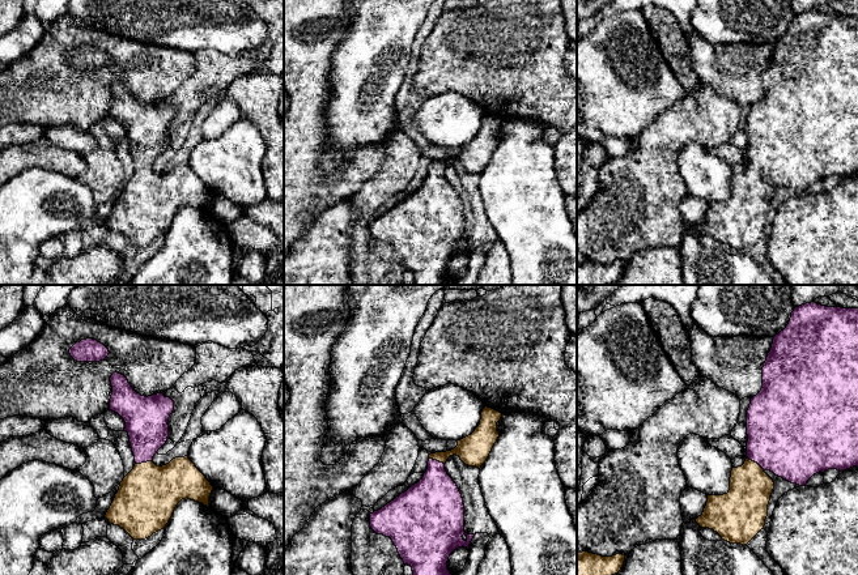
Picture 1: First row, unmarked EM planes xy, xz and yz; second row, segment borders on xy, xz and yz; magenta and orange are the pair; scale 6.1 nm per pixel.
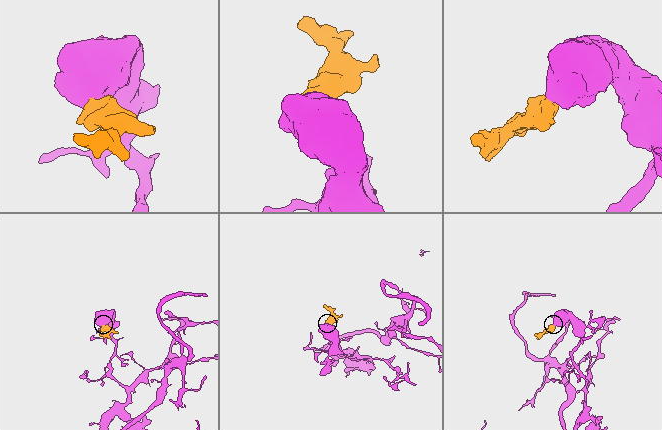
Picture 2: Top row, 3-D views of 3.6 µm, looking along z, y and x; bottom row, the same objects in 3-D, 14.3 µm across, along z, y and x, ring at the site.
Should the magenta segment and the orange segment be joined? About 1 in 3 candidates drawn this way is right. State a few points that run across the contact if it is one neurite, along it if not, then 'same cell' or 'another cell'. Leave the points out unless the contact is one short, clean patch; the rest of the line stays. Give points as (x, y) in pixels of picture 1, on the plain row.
yz (788, 143), (756, 169), (750, 186), (747, 208) | same cell

